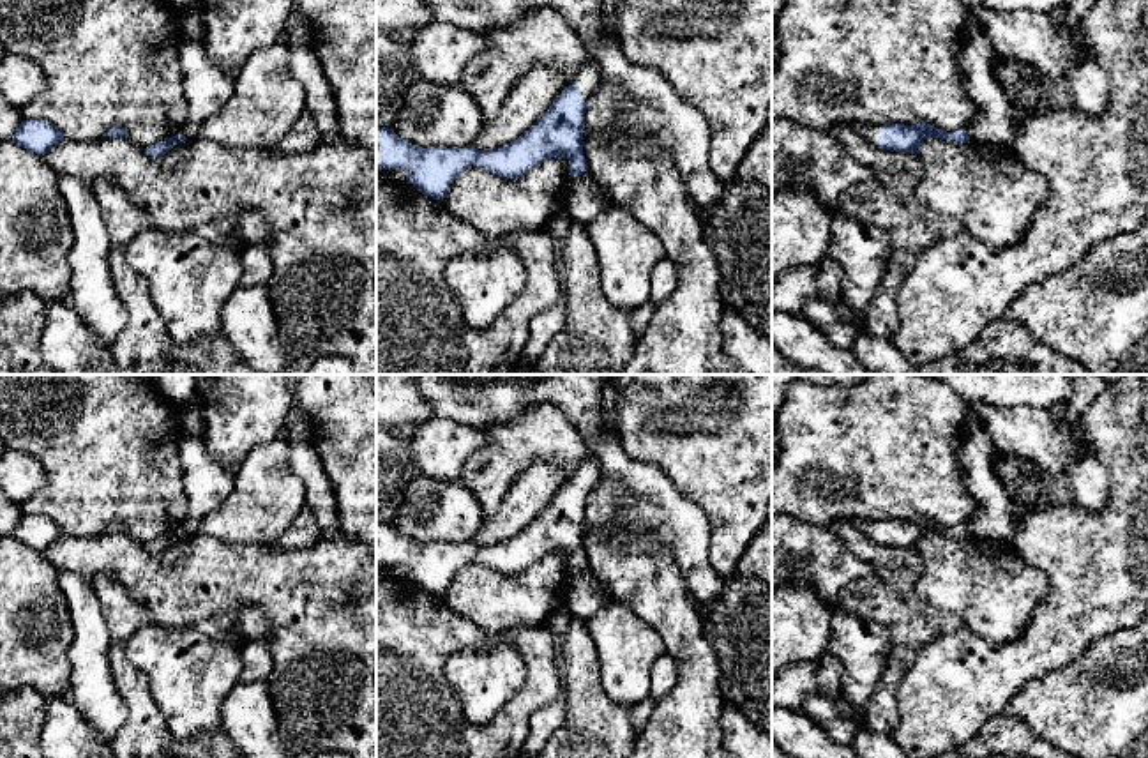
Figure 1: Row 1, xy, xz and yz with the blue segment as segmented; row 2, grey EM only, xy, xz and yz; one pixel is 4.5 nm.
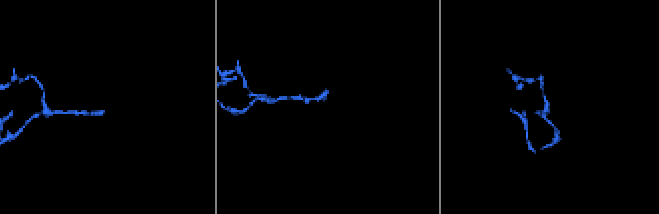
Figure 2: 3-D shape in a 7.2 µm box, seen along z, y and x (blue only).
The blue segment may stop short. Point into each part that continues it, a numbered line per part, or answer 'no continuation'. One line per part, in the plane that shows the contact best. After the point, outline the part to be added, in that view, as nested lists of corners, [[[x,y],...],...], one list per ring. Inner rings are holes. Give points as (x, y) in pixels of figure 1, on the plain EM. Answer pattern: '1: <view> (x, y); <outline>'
1: xz (589, 472); [[[586,452],[578,470],[570,475],[570,481],[578,481],[581,484],[581,495],[588,496],[599,479],[600,465],[590,452]]]

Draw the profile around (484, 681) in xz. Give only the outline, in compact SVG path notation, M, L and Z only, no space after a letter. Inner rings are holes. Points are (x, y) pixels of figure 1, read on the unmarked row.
M500 641L491 650L479 645L449 657L445 678L456 691L464 721L486 724L521 689L526 664L514 643Z

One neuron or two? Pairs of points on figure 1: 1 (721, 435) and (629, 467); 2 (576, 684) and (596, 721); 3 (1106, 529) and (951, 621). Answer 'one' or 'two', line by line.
1: two
2: one
3: two

